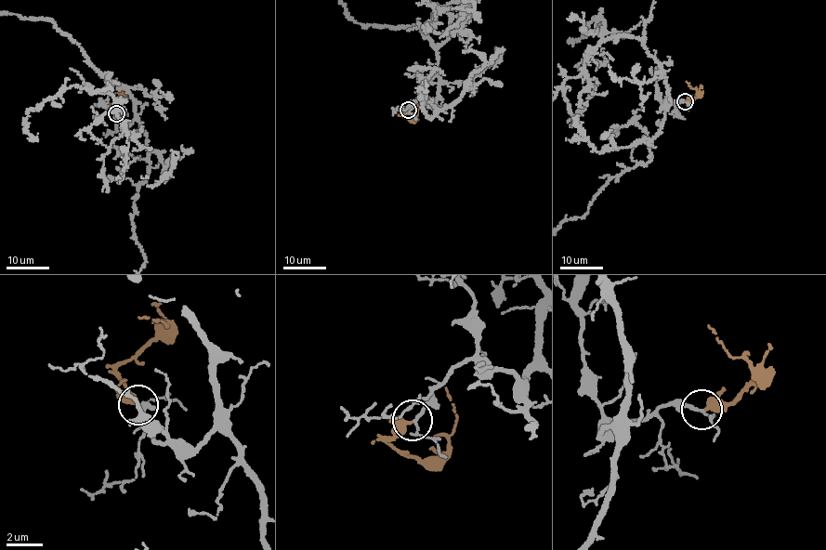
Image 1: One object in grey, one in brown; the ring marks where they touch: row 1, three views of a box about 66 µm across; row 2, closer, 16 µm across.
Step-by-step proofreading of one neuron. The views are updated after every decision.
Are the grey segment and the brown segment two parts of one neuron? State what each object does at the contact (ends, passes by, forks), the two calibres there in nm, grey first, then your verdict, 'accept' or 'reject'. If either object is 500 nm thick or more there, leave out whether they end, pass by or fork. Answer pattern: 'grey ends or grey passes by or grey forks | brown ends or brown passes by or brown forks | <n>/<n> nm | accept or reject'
grey passes by | brown ends | 160/340 nm | accept

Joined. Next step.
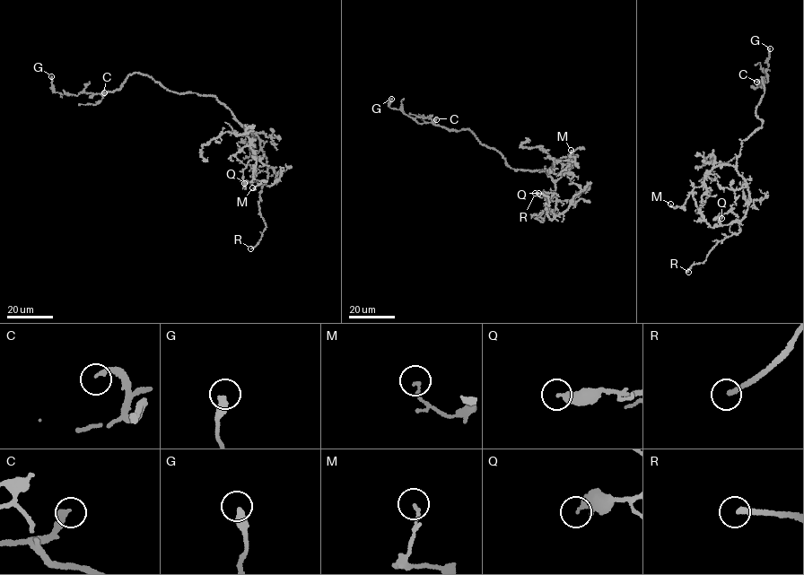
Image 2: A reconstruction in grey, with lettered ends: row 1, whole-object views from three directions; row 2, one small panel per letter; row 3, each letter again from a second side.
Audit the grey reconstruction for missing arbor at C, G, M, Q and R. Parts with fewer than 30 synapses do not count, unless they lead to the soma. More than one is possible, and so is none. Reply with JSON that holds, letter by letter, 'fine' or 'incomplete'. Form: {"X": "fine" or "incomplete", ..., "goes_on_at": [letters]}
{"C": "incomplete", "G": "fine", "M": "fine", "Q": "fine", "R": "incomplete", "goes_on_at": ["C", "R"]}

